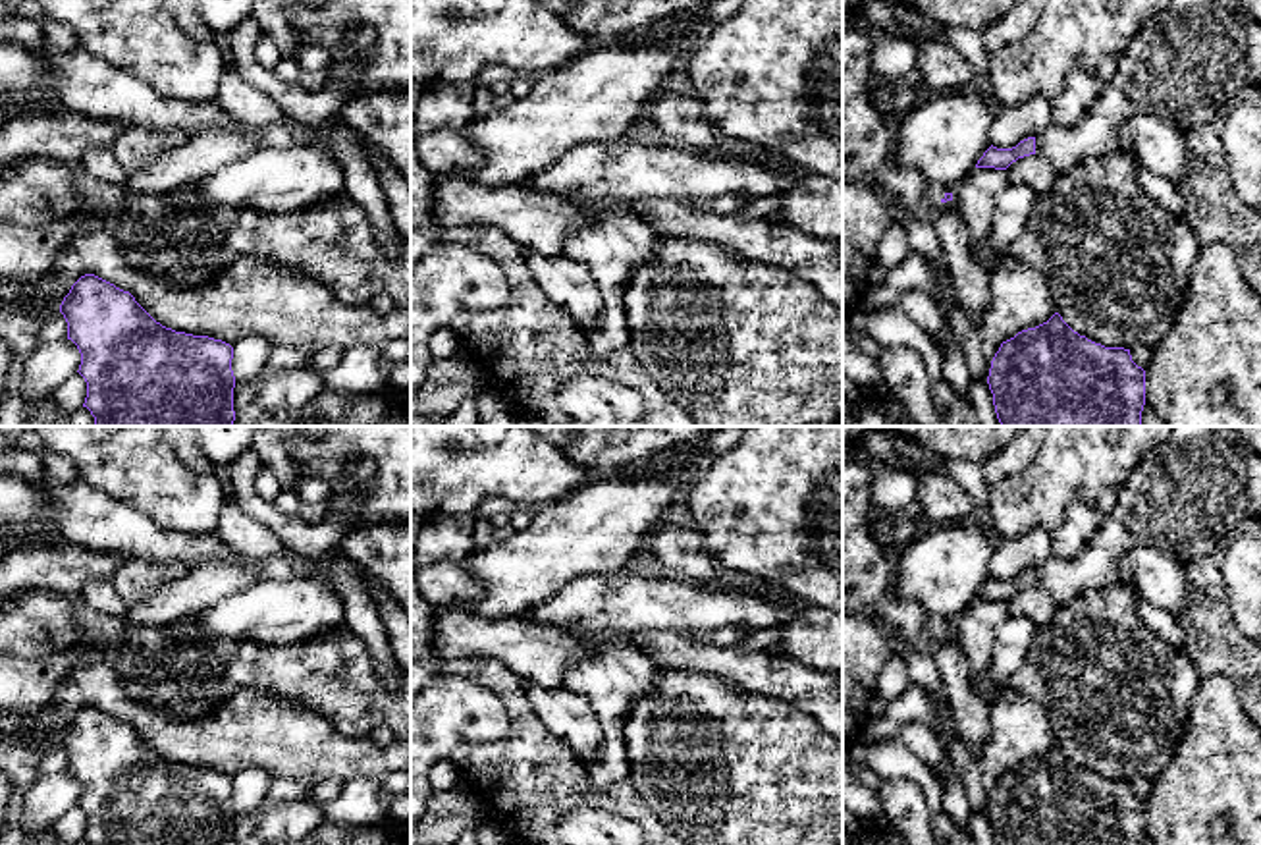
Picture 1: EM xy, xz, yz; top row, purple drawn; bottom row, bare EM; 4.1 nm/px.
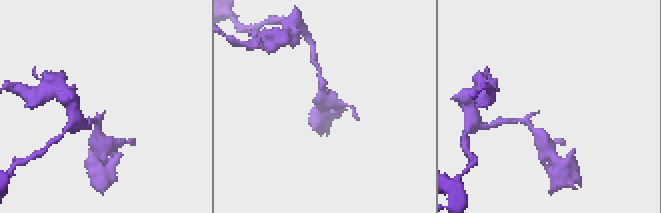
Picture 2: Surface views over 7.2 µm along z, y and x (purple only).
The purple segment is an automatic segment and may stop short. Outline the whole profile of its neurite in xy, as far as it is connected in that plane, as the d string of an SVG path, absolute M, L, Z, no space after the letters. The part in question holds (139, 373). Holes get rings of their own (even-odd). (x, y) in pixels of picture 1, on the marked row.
M81 276L64 297L60 313L67 322L67 340L79 353L79 374L87 382L83 407L94 417L94 426L233 426L231 370L233 347L208 336L175 332L156 322L129 291L94 276Z

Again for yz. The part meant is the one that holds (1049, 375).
M1055 313L1047 322L1022 330L1014 338L1003 341L991 361L987 384L993 394L993 405L1001 426L1141 426L1141 411L1145 405L1145 370L1132 361L1130 349L1105 347L1086 336L1080 336L1059 313Z

